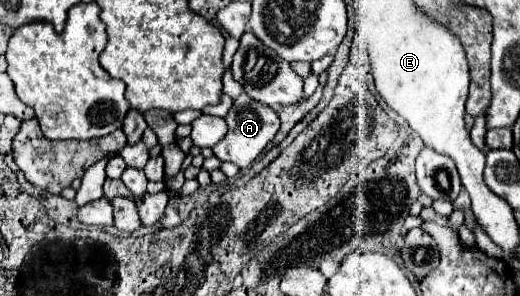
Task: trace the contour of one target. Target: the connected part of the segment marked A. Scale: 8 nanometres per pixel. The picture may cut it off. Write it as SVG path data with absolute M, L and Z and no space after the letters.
M241 93L237 97L237 101L233 101L233 107L229 109L225 121L229 125L229 131L213 147L213 151L215 151L215 155L221 161L231 161L231 163L239 165L241 169L249 167L257 159L257 155L267 147L267 143L275 137L275 133L279 131L279 117L277 117L277 113L271 107L251 99L247 93Z

